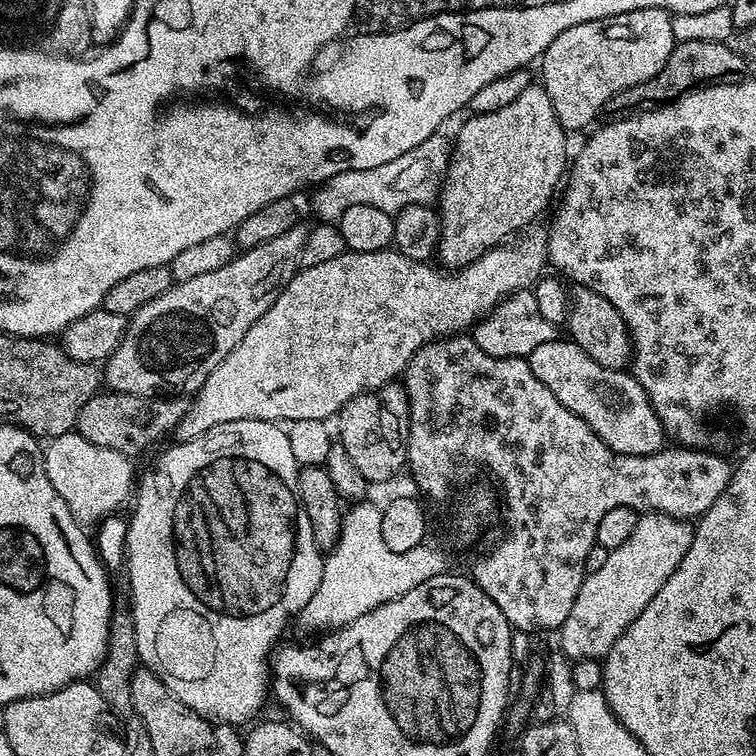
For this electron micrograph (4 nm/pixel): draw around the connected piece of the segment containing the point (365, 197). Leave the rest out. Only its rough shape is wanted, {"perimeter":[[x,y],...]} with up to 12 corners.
{"perimeter":[[444,134],[374,170],[334,174],[313,191],[317,221],[350,206],[395,214],[440,195]]}

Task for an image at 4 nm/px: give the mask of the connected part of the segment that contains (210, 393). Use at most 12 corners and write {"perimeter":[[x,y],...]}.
{"perimeter":[[545,229],[441,270],[300,268],[174,429],[331,421],[531,289]]}

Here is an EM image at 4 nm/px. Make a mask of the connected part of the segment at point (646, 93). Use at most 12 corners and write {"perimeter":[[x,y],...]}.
{"perimeter":[[718,42],[677,44],[646,82],[614,94],[609,121],[671,104],[693,88],[745,75]]}

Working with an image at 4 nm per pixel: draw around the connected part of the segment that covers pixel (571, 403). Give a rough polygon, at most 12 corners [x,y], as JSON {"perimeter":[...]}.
{"perimeter":[[570,338],[537,346],[534,378],[610,450],[645,456],[664,426],[631,371]]}

